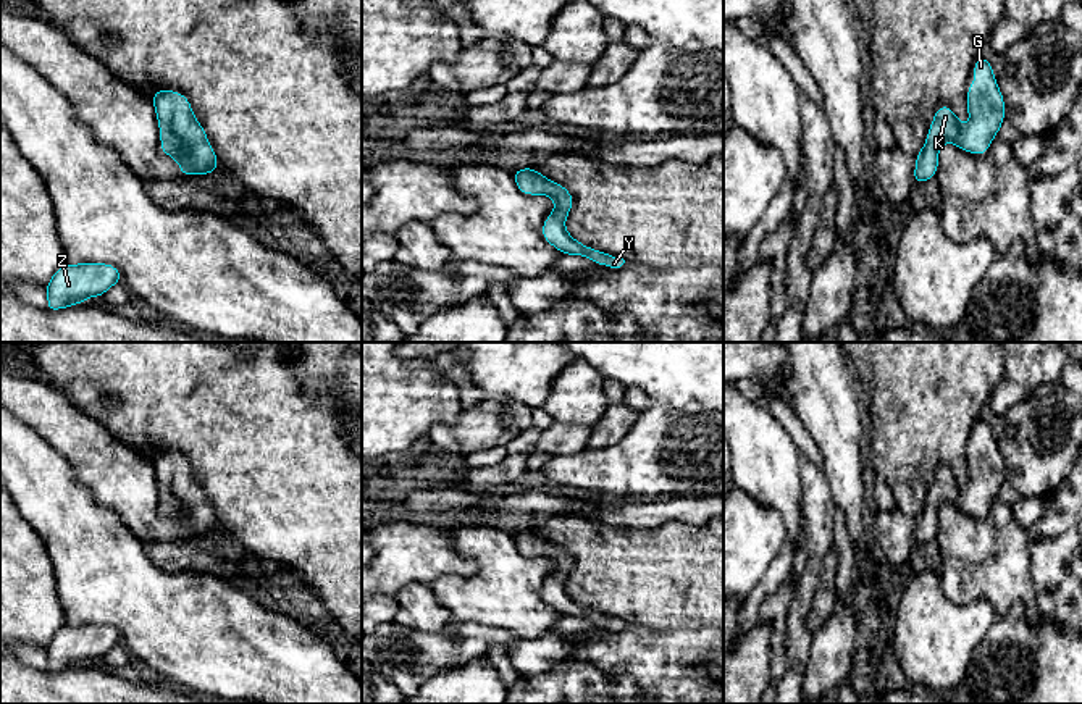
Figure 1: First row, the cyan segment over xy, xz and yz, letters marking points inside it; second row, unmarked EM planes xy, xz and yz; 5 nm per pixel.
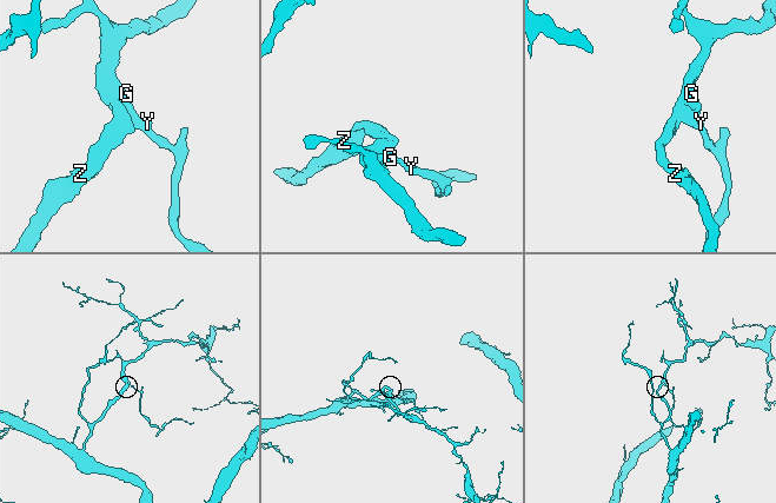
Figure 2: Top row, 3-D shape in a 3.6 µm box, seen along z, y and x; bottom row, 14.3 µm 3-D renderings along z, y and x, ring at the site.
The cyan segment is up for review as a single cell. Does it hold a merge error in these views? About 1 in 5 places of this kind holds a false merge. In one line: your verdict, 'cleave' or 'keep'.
keep

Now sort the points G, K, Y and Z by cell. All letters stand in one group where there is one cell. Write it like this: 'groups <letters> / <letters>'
groups G K Y Z

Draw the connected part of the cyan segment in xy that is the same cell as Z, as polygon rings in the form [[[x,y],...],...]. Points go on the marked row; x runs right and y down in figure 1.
[[[65,263],[45,286],[48,295],[45,310],[55,312],[79,305],[89,297],[105,295],[121,281],[120,270],[108,263]]]

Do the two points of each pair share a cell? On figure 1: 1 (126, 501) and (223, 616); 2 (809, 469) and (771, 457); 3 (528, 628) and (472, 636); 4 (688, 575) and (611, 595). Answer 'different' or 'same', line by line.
1: different
2: different
3: different
4: same

